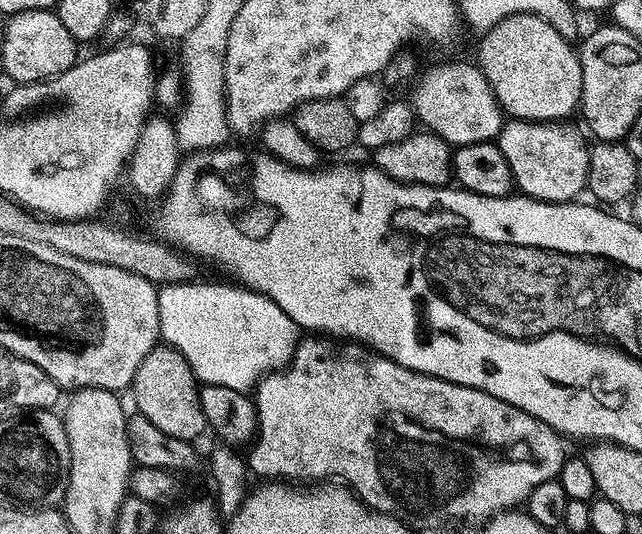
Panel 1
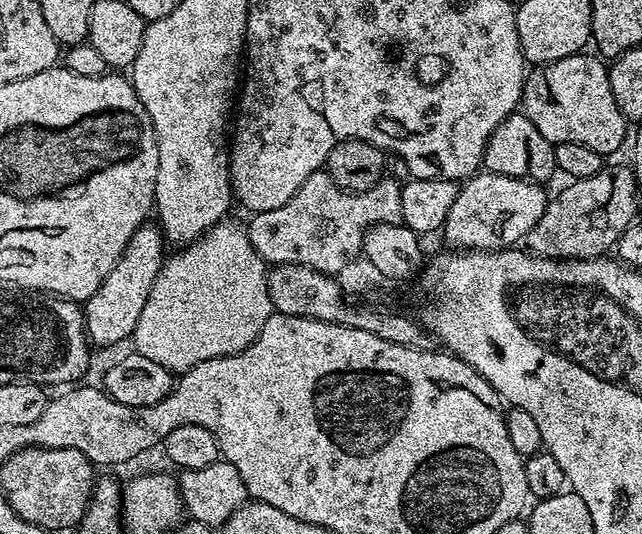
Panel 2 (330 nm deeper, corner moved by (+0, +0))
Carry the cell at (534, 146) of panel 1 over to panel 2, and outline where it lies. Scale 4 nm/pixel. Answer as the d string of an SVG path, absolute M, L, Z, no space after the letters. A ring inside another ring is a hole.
M479 171L463 181L454 206L442 229L442 236L456 250L499 250L519 245L529 230L542 218L549 197L539 183L519 180L502 174ZM520 240L520 241L519 241Z

